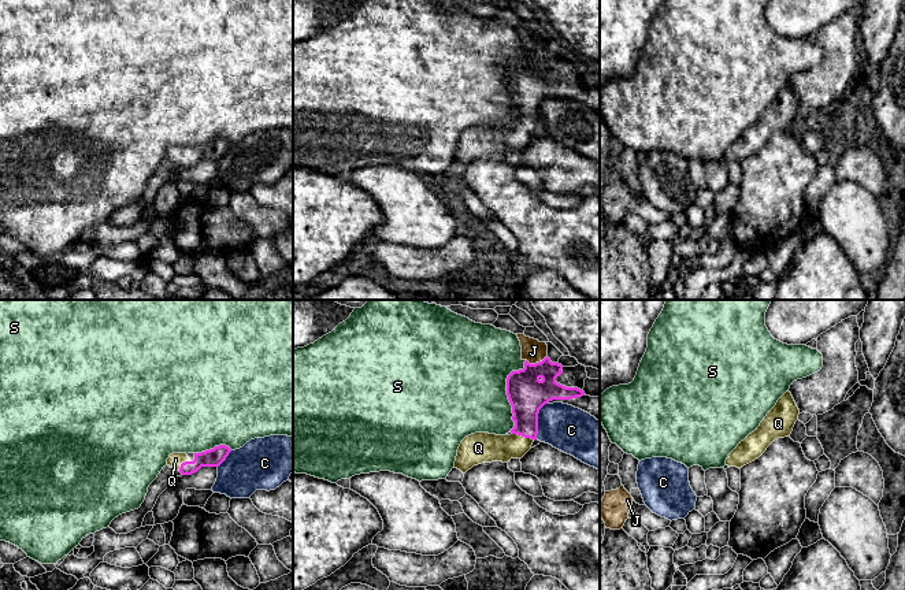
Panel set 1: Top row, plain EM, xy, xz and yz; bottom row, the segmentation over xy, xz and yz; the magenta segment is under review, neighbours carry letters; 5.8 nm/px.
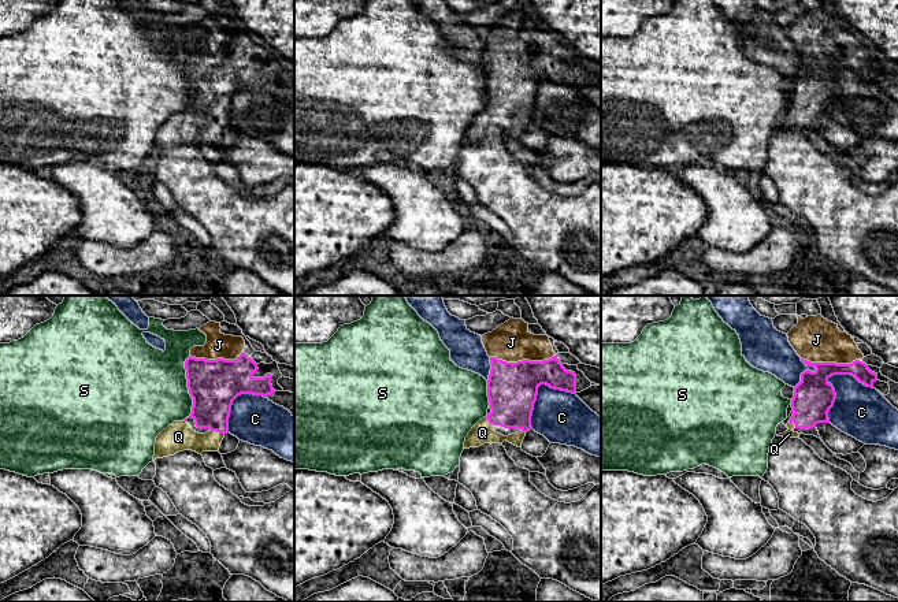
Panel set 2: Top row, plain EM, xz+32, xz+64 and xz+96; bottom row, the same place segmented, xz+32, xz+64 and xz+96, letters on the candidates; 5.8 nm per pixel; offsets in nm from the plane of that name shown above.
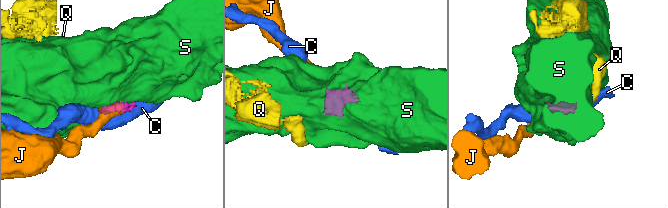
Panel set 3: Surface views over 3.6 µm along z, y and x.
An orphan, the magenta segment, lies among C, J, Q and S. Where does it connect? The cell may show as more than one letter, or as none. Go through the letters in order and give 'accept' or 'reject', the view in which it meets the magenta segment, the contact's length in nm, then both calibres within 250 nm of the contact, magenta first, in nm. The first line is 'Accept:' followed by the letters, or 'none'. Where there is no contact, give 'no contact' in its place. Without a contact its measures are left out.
Accept: J, Q
C: reject; contact in xz; length 220 nm; calibres 220 and 280 nm
J: accept; contact in xz; length 130 nm; calibres 220 and 140 nm
Q: accept; contact in xz; length 140 nm; calibres 220 and 180 nm
S: reject; contact in xz; length 440 nm; calibres 220 and 500 nm

